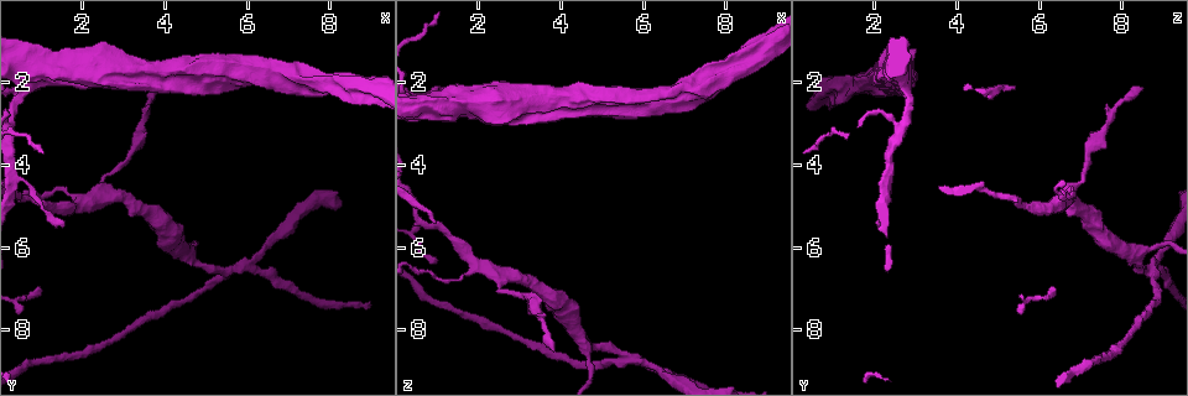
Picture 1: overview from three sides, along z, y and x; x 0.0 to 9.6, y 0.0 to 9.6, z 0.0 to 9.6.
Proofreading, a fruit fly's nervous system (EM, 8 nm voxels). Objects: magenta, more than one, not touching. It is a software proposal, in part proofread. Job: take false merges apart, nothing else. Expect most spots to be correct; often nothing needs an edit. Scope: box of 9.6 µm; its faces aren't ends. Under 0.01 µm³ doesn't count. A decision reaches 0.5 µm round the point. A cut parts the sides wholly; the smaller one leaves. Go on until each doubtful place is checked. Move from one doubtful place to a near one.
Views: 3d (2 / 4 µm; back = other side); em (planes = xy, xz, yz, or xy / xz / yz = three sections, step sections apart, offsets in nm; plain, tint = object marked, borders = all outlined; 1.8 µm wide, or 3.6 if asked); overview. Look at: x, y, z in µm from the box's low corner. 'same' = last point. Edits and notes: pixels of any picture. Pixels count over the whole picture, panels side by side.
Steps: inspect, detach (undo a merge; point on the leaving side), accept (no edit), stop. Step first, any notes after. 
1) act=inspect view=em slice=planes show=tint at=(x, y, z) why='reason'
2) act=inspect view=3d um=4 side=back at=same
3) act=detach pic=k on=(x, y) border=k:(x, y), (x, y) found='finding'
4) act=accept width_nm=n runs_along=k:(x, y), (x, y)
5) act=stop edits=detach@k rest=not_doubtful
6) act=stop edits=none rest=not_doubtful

act=inspect view=3d um=4 at=(5.40, 6.55, 8.55) why='arms part here'

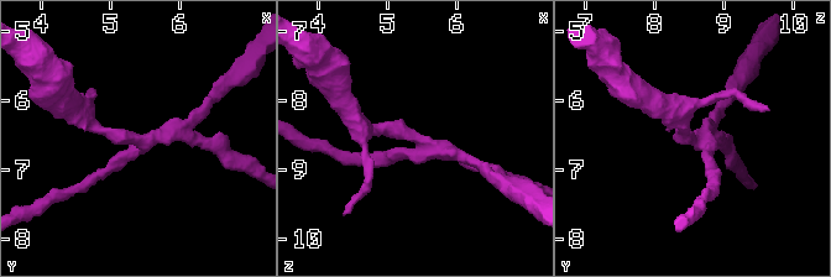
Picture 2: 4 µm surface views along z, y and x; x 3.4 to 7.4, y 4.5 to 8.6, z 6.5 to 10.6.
act=inspect view=em slice=planes show=borders at=(5.45, 6.55, 8.60) arms=3 arm_widths_nm=170,200,200 why='need the tissue'

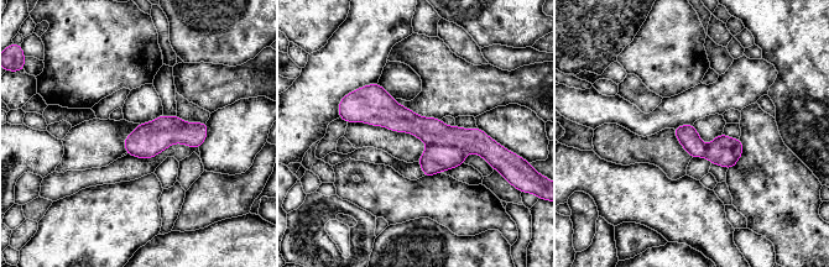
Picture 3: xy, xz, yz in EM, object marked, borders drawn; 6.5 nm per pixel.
act=detach pic=3 on=(436, 158) width_nm=140 border=3:(428, 144), (453, 145), (465, 152) found='two neurons meet here'

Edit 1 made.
act=inspect view=em slice=xy step=8 show=tint at=(3.60, 1.70, 2.40)

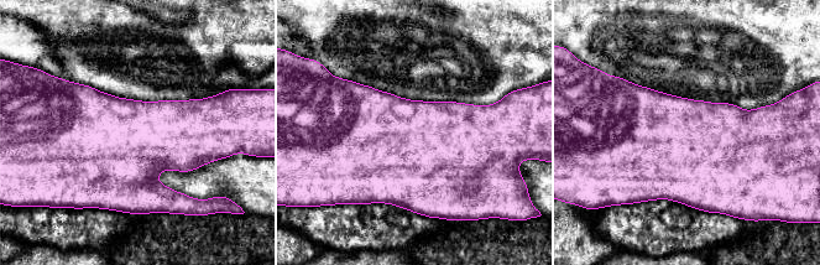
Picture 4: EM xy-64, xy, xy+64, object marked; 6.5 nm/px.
act=inspect view=em slice=planes show=tint at=same

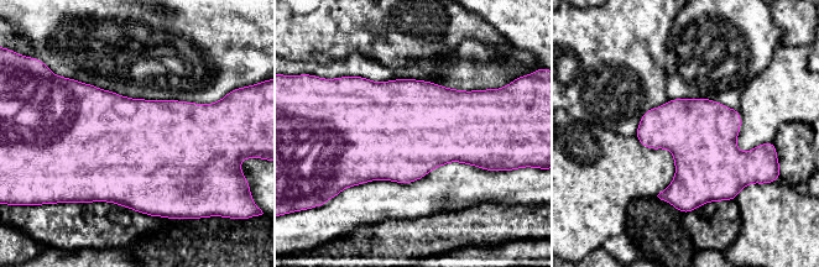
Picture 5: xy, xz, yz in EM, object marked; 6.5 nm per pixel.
act=accept found='continuous, no second neuron'

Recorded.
act=inspect view=em slice=planes show=tint at=(5.85, 1.80, 2.30) why='a fork'

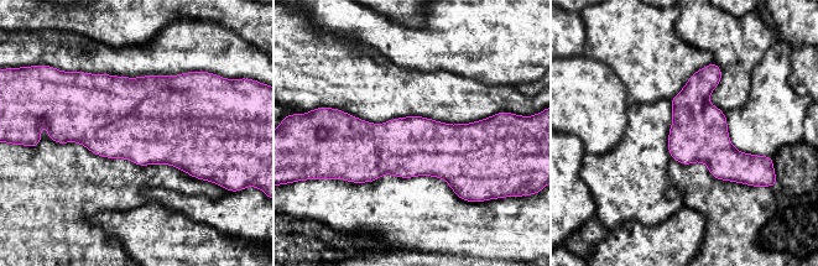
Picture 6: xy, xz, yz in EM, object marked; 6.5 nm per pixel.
act=accept found='one neuron here'

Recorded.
act=stop edits=detach@3 rest=not_doubtful

